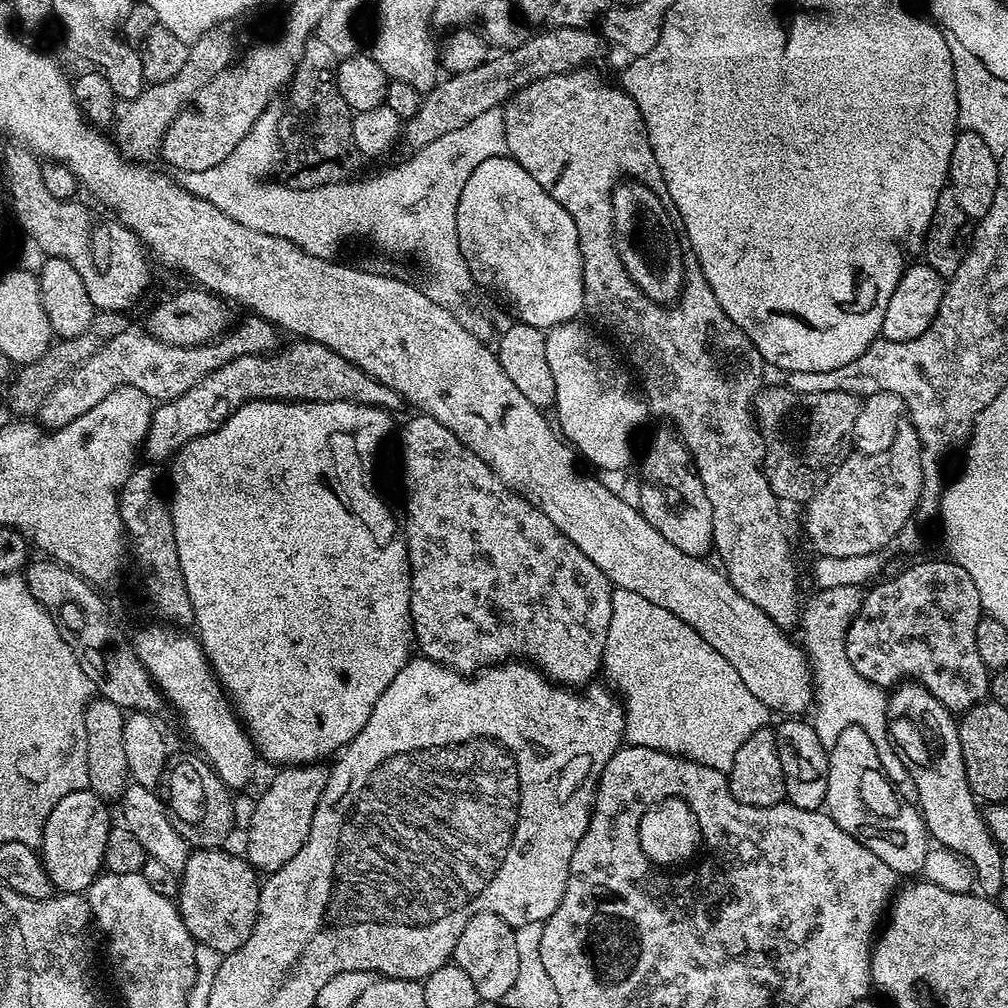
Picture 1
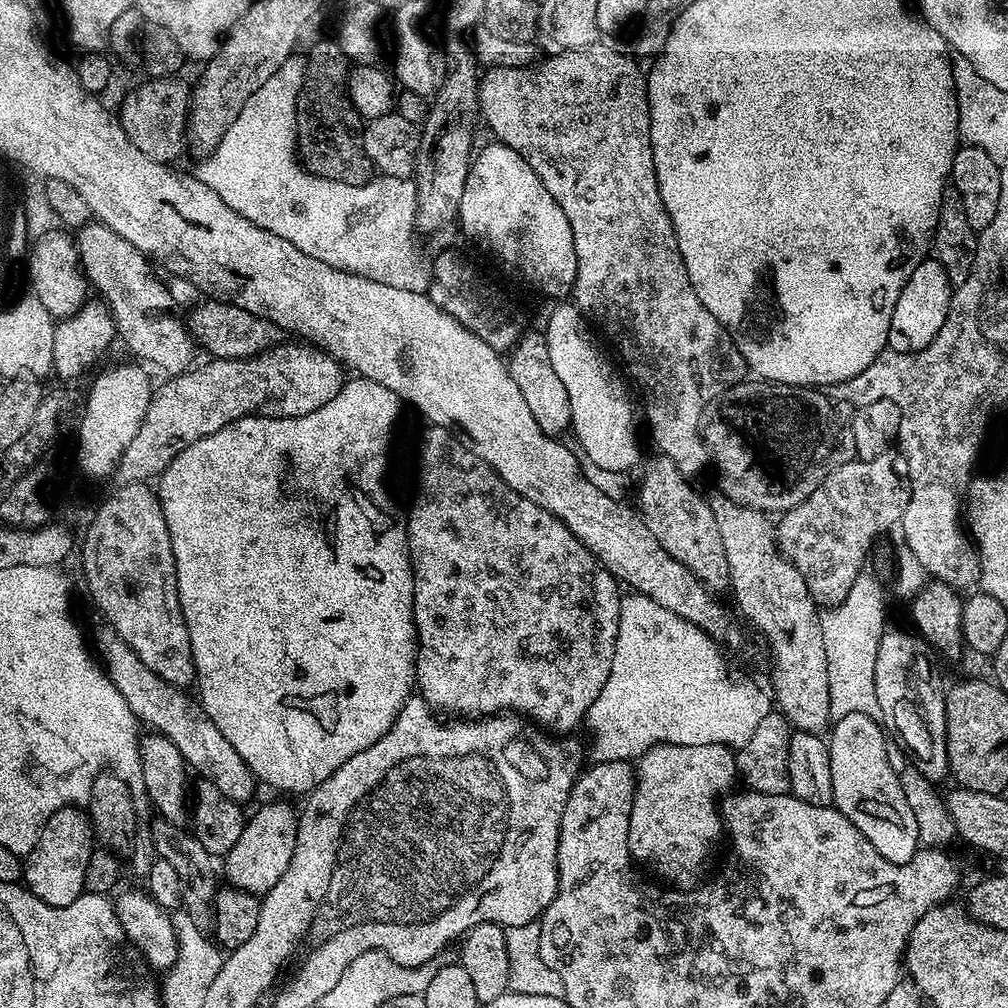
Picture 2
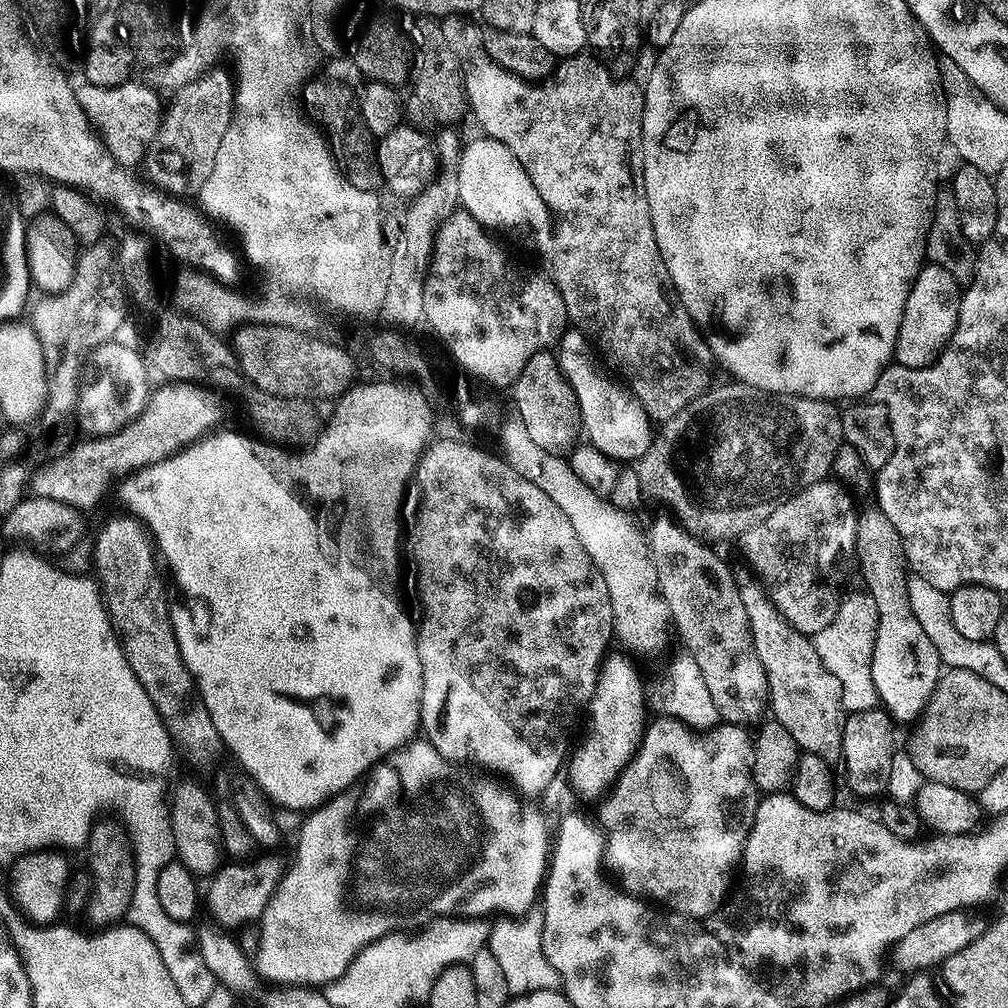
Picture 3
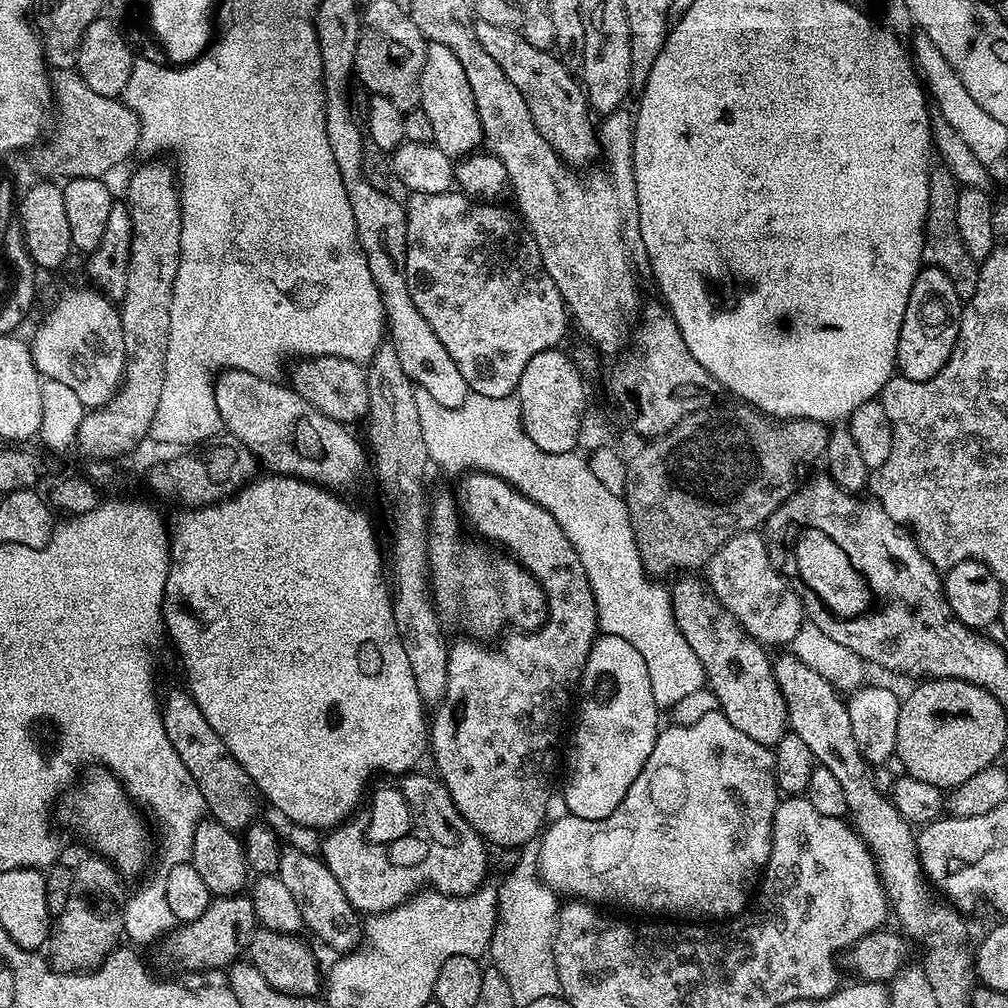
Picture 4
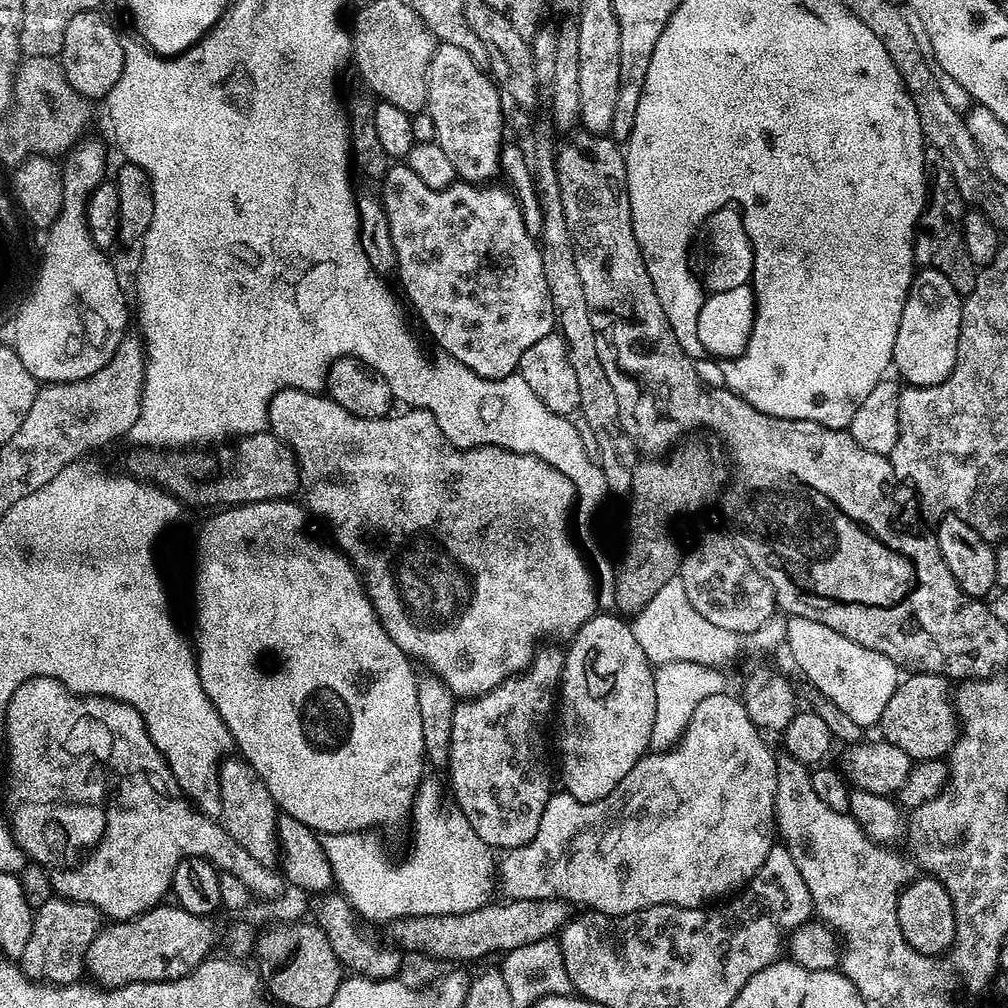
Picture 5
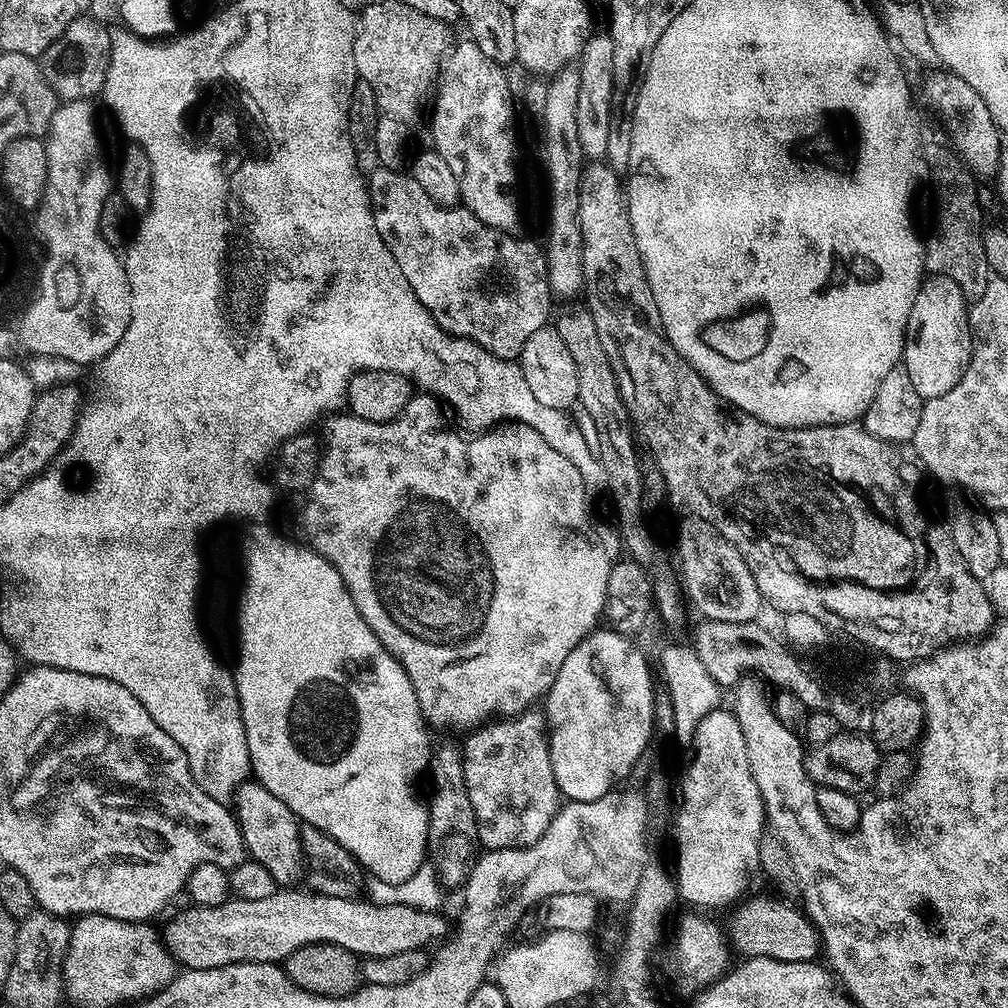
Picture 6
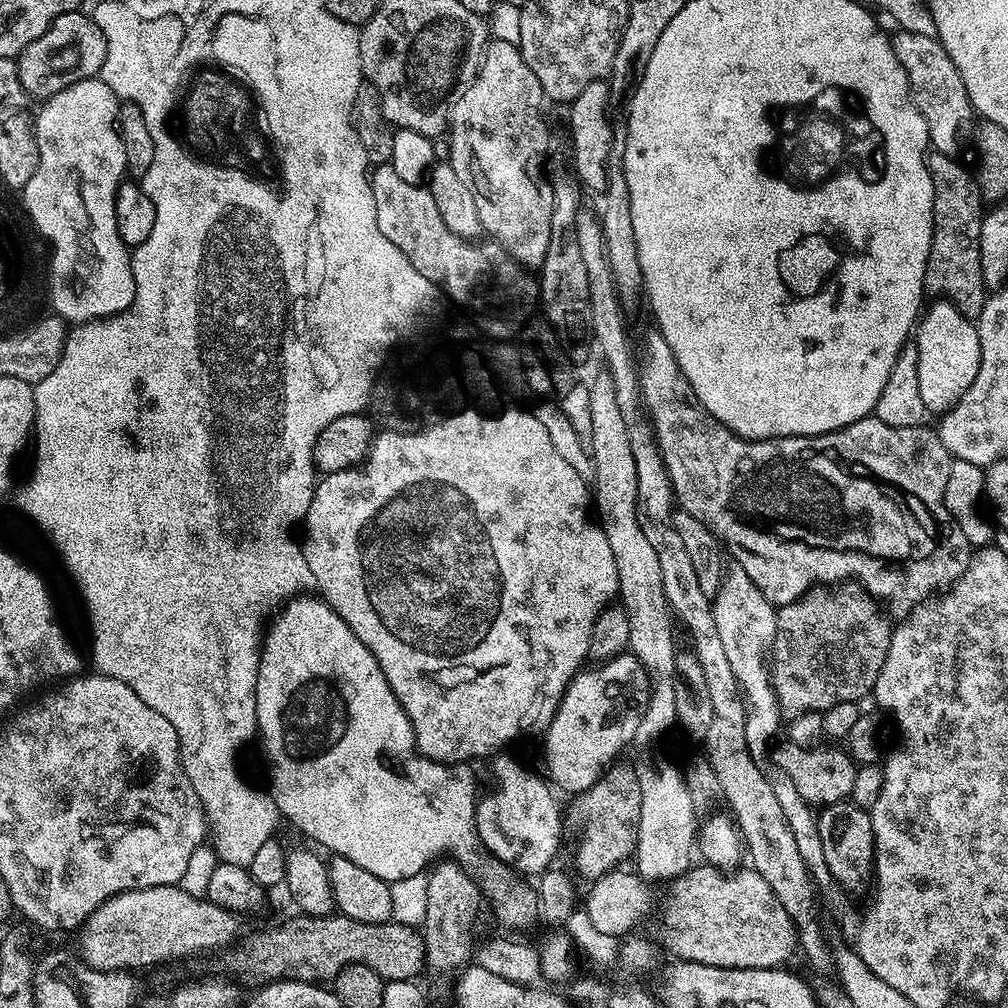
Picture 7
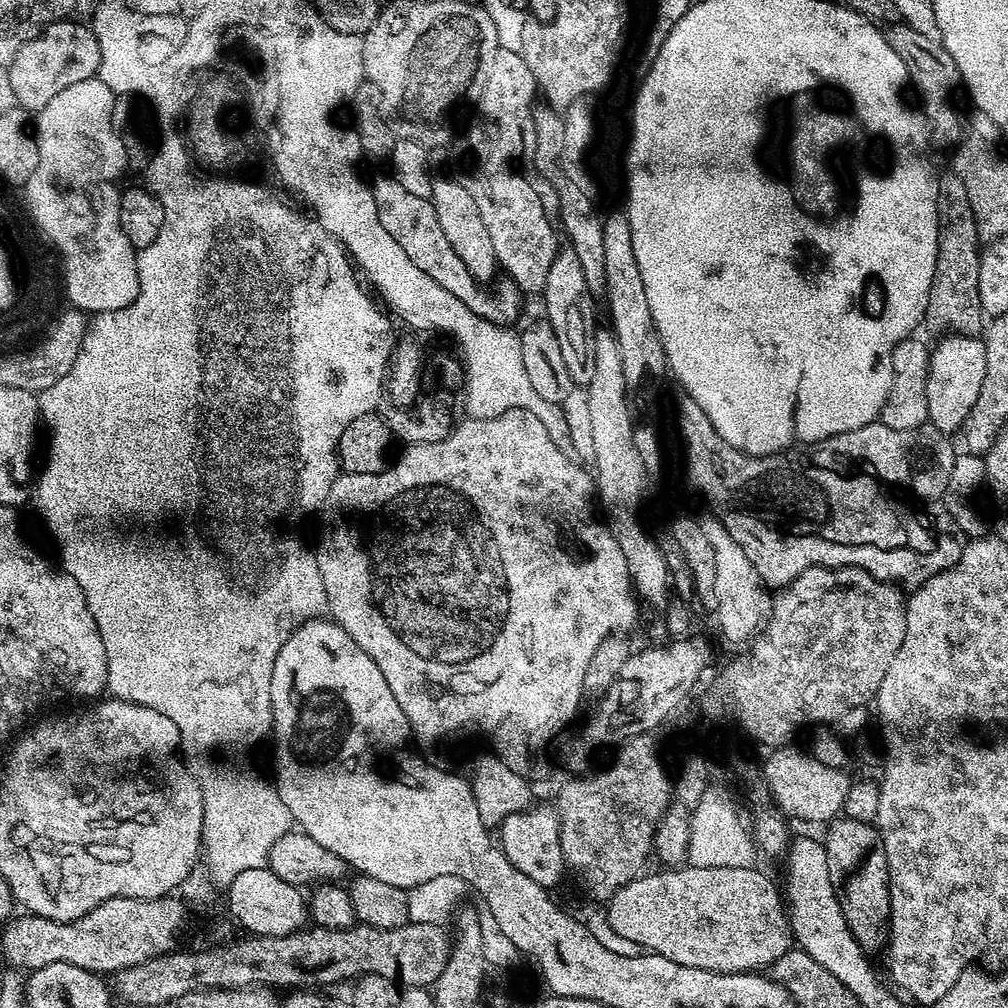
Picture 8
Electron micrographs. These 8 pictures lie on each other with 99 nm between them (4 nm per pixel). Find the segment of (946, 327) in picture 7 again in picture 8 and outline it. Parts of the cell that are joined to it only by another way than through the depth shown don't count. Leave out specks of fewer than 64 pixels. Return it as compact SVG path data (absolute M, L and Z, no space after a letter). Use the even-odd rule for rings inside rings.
M948 334L943 337L937 348L931 349L928 357L928 381L926 382L926 402L928 403L928 420L942 433L952 434L964 423L965 416L971 412L980 396L986 378L986 346L983 339L976 334Z

